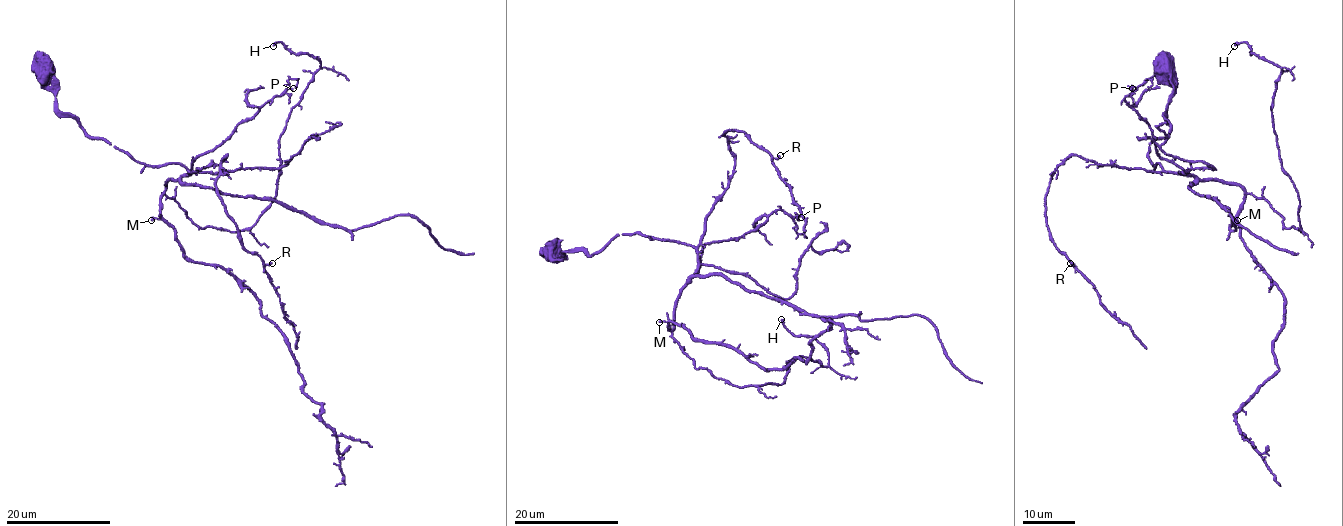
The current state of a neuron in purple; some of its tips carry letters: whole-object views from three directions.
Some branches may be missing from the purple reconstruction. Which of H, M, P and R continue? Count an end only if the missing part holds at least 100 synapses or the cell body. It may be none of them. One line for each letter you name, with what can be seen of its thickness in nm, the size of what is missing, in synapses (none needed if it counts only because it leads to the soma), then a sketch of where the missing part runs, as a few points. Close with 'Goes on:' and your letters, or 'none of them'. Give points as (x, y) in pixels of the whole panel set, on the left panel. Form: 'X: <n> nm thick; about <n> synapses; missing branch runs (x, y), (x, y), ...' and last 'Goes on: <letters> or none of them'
Goes on: none of them

